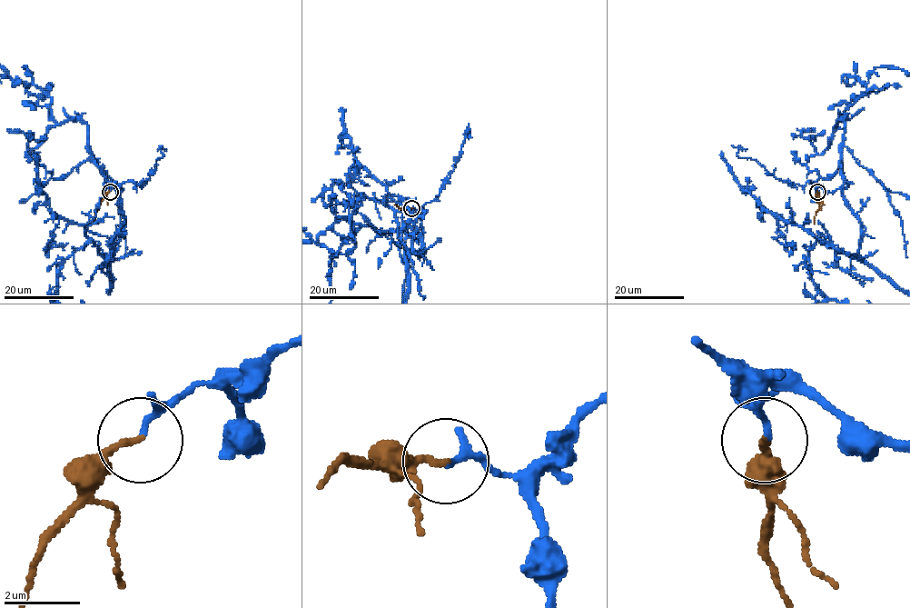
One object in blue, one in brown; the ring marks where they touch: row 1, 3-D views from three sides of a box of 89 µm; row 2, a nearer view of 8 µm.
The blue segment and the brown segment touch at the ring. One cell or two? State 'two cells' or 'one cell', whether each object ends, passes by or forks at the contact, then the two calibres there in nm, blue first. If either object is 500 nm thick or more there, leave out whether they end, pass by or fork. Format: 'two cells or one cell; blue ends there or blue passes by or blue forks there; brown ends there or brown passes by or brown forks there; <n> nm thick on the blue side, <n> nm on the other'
one cell; blue ends there; brown ends there; 150 nm thick on the blue side, 170 nm on the other

